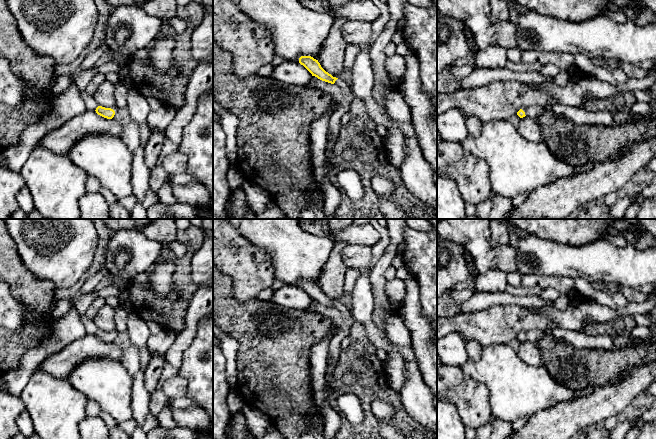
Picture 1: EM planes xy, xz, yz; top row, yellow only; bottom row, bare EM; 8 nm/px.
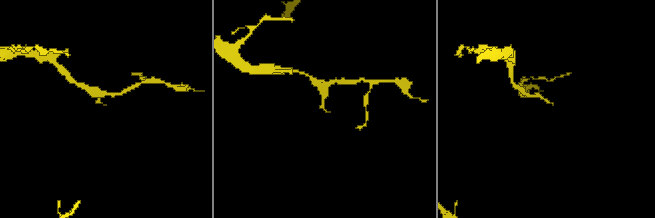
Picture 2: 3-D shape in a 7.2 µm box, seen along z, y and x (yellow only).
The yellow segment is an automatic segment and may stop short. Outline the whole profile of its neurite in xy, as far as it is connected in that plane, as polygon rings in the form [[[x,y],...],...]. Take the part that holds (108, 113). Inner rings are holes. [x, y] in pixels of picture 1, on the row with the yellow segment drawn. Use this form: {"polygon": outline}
{"polygon": [[[98,106],[95,111],[98,115],[107,119],[112,119],[115,115],[115,111],[113,109],[102,106]]]}

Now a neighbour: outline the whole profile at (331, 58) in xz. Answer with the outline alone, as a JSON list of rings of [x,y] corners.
[[[334,18],[332,28],[317,59],[321,67],[336,78],[339,78],[344,69],[347,42],[342,35],[341,26],[346,21],[345,18]]]

